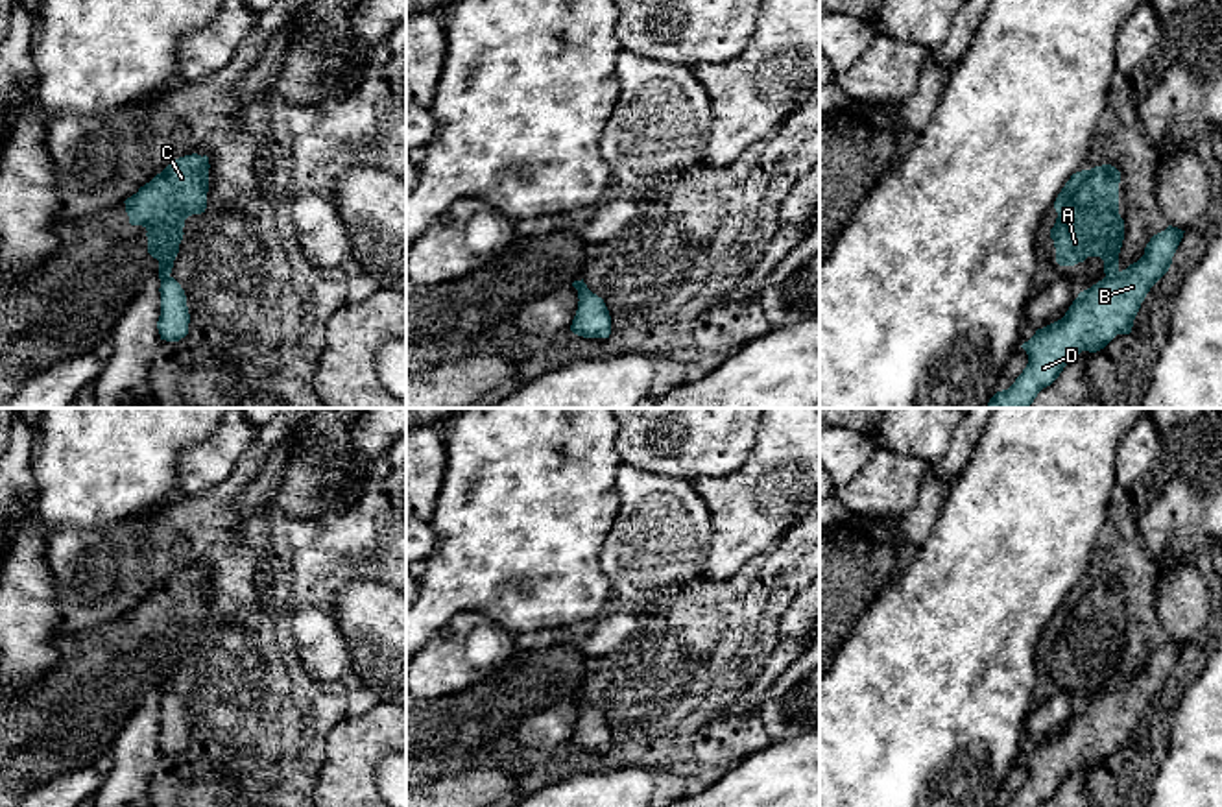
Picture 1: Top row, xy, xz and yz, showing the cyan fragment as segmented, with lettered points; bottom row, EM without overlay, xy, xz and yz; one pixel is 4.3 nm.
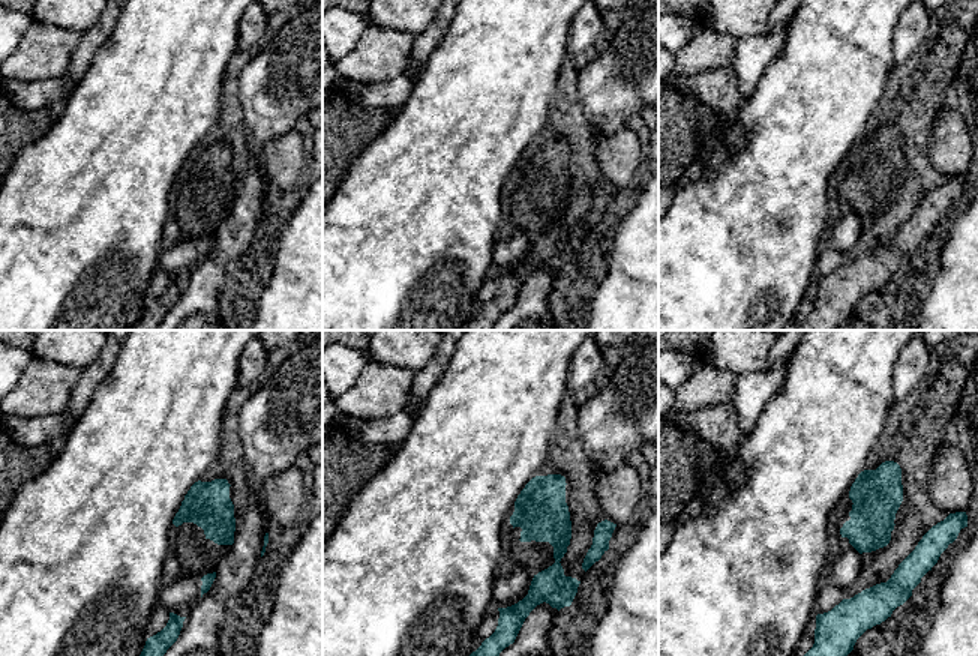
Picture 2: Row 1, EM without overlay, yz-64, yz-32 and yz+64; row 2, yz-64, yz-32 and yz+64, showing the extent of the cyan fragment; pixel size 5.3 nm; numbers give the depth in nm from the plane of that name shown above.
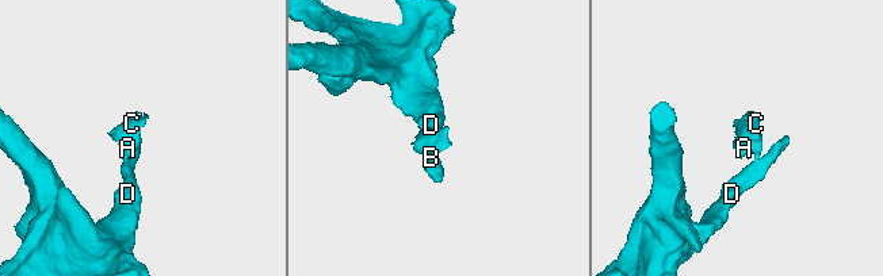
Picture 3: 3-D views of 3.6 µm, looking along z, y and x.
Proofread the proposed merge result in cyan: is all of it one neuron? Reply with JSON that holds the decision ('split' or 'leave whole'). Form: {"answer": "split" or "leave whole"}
{"answer": "split"}

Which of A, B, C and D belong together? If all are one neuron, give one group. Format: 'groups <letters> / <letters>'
groups A C / B D

